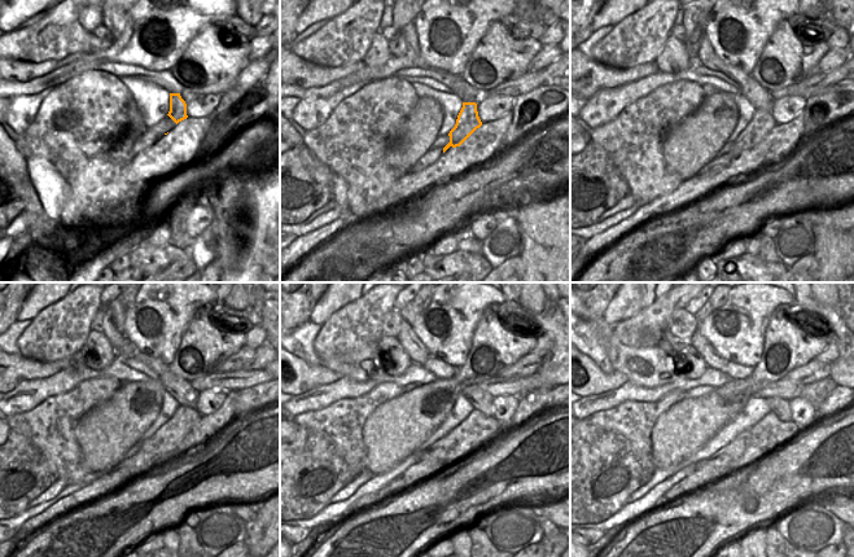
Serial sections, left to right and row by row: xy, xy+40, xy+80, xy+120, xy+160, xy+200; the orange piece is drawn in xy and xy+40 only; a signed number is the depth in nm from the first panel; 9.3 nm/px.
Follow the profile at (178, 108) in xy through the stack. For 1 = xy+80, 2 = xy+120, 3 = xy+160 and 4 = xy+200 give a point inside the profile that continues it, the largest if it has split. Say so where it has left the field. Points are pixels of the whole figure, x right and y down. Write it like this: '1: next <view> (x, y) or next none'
1: next xy+80 (762, 122)
2: next xy+120 (184, 415)
3: next xy+160 (490, 429)
4: next xy+200 (740, 452)

